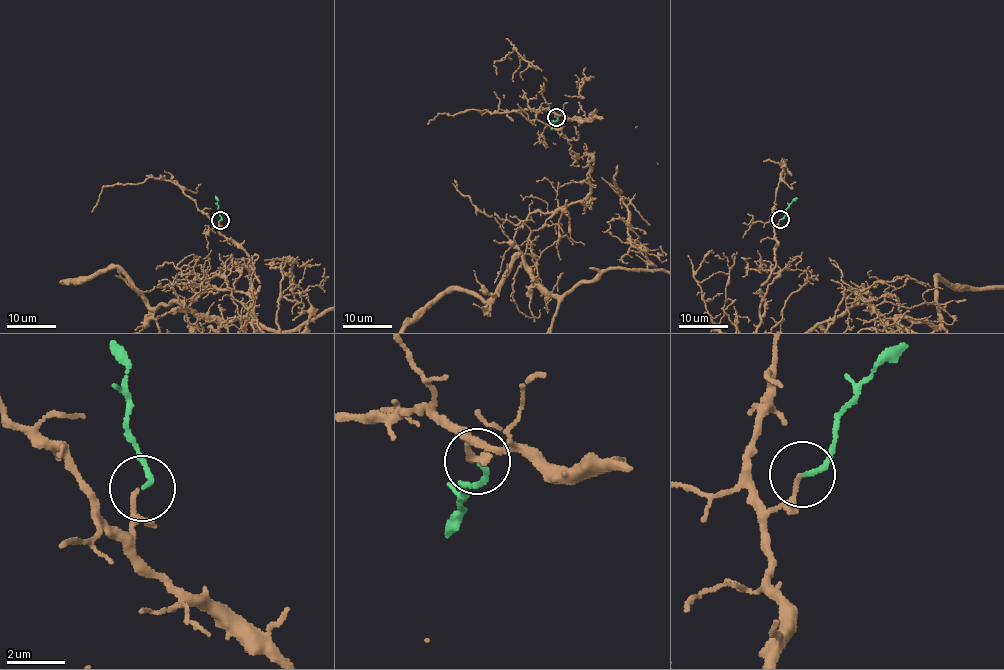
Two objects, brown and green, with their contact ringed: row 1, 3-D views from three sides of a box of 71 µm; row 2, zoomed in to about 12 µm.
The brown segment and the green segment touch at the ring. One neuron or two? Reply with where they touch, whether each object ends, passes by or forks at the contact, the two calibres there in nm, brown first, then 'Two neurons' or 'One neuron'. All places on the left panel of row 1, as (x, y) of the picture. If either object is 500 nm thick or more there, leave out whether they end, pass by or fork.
Place: (220, 220). At the ring brown ends. At the ring green ends. Thickness 140 nm (brown) against 160 nm. One neuron

